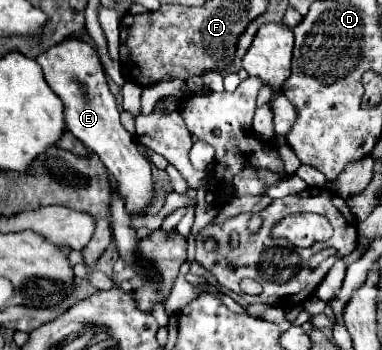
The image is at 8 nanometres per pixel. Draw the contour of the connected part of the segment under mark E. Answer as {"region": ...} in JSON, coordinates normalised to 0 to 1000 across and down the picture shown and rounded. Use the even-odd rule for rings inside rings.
{"region":[[[186,111],[123,140],[92,174],[107,186],[123,243],[170,300],[175,374],[186,374],[275,471],[306,551],[327,574],[327,597],[343,614],[380,614],[385,591],[406,574],[395,466],[364,437],[353,391],[338,386],[312,346],[301,277],[285,266],[280,220],[259,163],[207,163],[207,117]],[[212,243],[228,249],[228,271],[212,260]]]}

